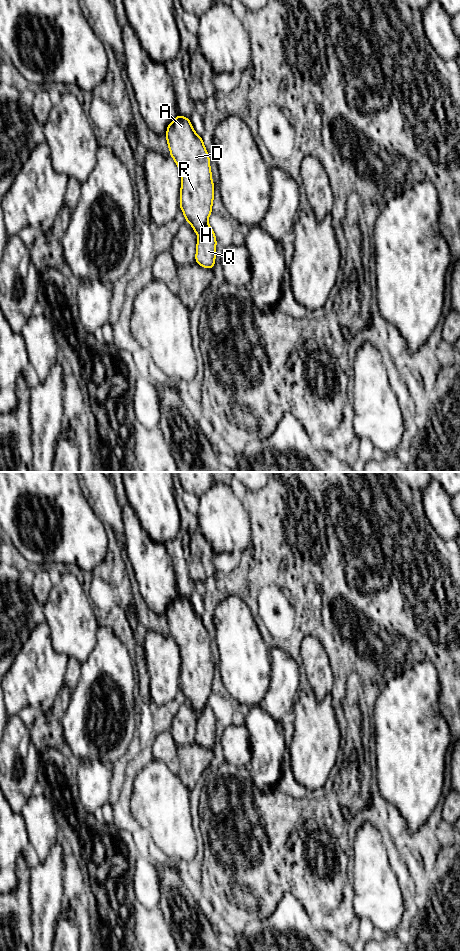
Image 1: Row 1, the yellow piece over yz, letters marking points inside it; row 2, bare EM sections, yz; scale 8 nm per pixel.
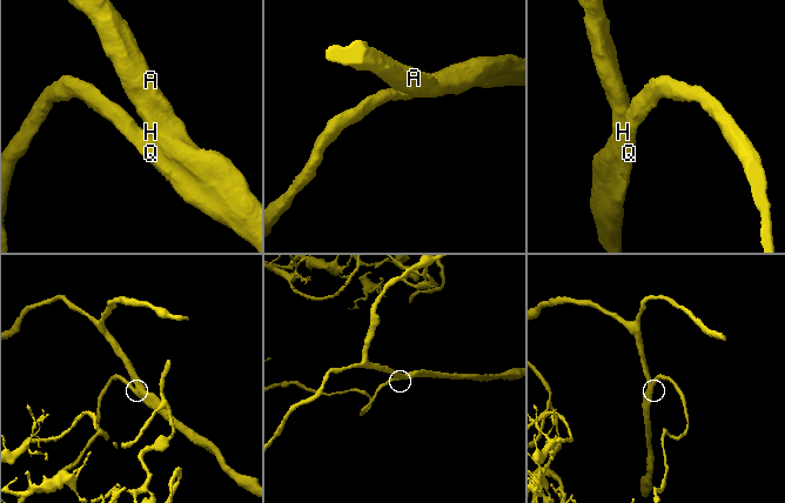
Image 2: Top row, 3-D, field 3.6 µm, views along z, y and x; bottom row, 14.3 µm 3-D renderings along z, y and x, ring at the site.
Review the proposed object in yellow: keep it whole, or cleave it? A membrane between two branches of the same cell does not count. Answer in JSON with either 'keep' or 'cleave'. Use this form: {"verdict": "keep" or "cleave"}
{"verdict": "keep"}

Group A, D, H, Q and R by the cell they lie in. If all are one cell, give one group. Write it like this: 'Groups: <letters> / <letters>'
Groups: A D H Q R

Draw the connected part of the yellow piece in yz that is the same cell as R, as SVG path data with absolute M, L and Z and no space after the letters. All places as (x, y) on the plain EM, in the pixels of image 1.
M178 593L176 598L168 604L165 616L168 622L170 636L180 649L180 689L184 693L185 701L192 705L194 712L198 715L195 742L203 748L213 749L216 738L217 720L213 709L208 704L208 698L212 694L214 679L214 663L212 661L210 637L202 617L194 611L188 597L183 597Z

